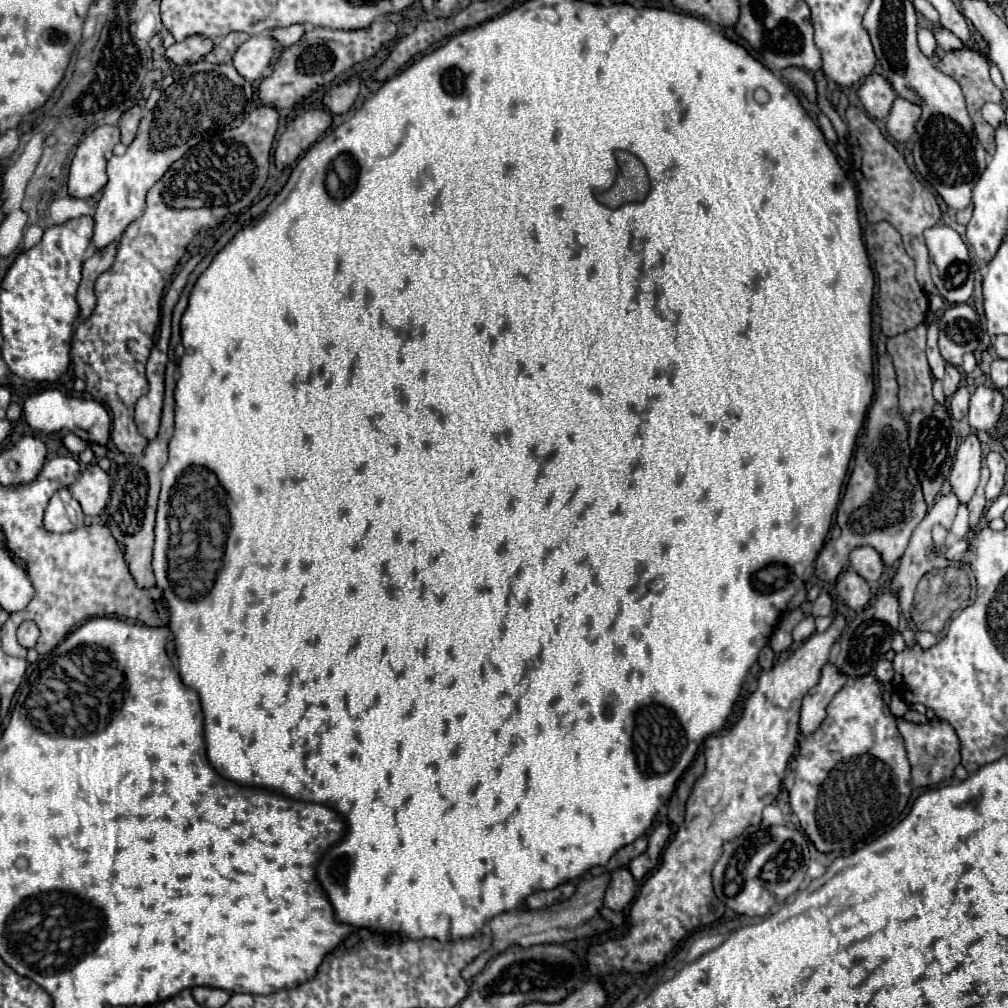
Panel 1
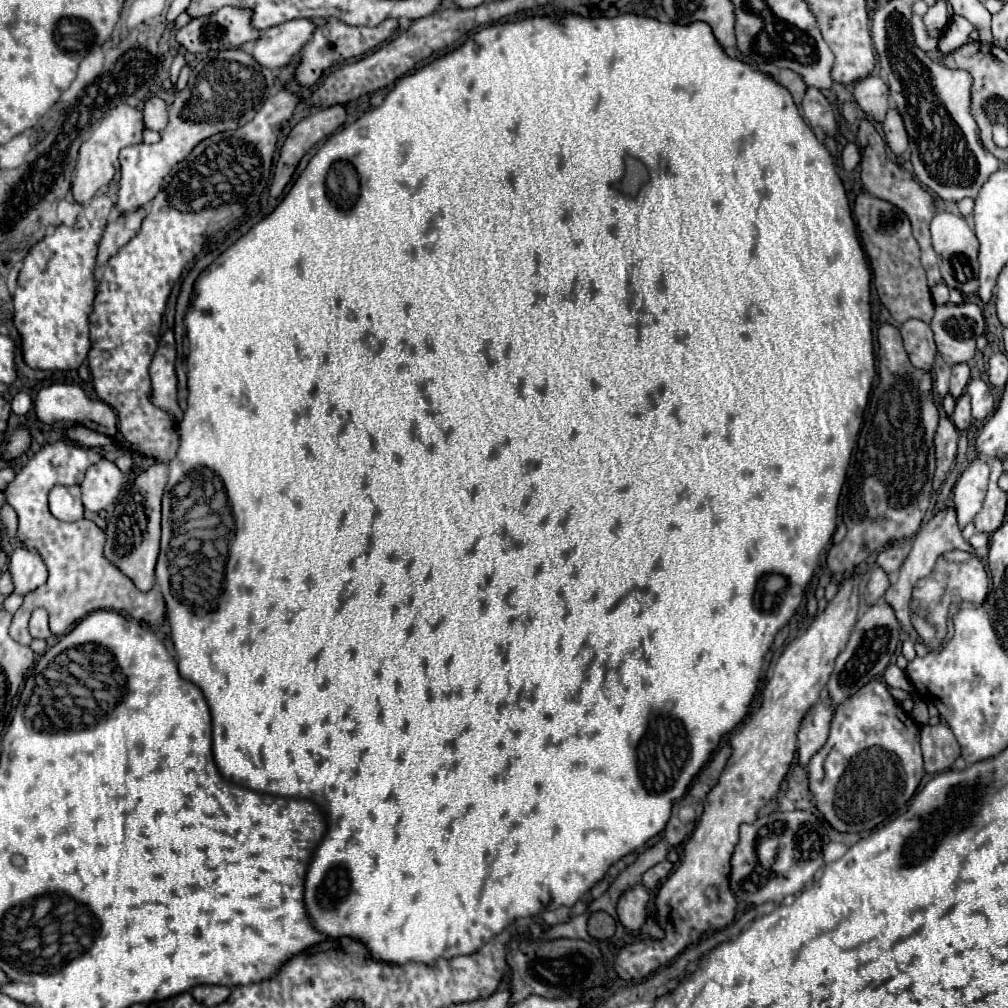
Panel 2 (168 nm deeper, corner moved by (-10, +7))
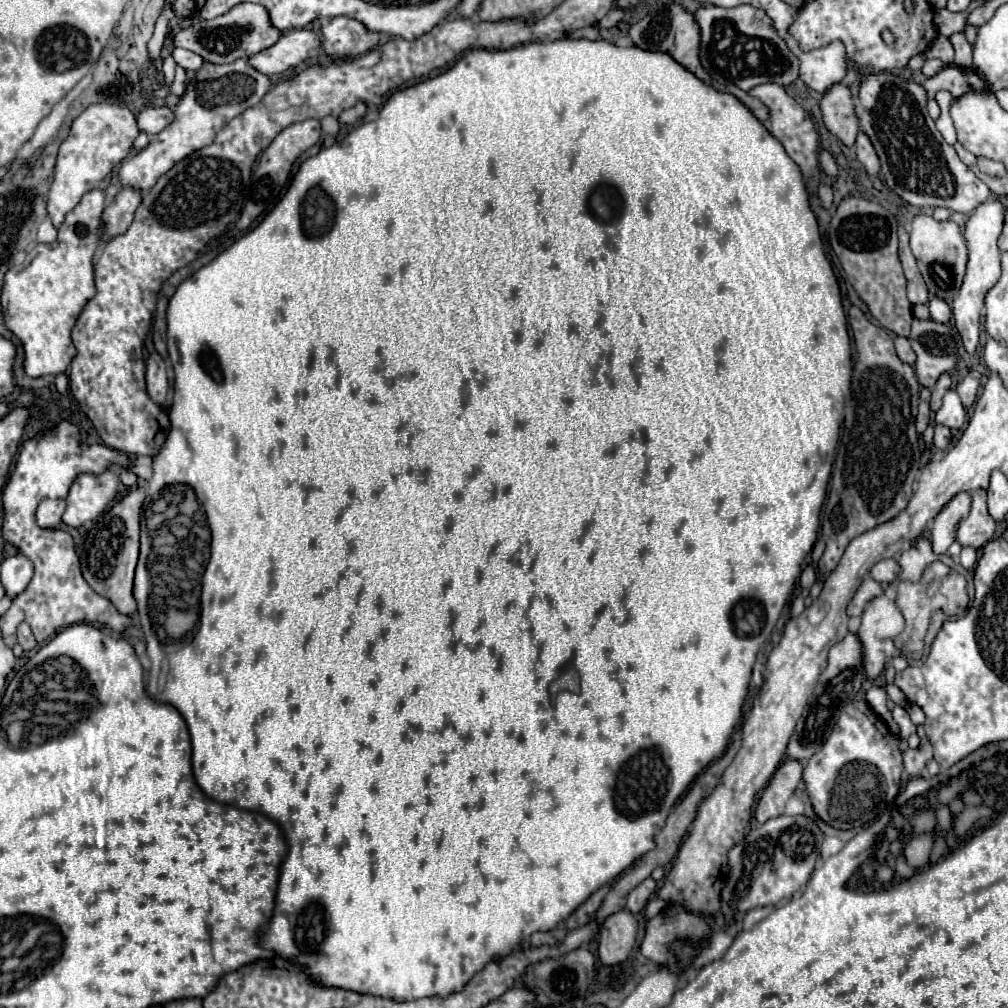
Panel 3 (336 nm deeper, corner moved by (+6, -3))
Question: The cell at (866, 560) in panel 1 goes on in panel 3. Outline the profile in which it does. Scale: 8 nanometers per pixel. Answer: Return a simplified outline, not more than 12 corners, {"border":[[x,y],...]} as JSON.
{"border":[[880,560],[870,570],[882,586],[898,578],[898,562]]}

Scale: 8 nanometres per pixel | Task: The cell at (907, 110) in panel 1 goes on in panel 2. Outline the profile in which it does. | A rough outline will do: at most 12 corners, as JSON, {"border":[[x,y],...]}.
{"border":[[894,108],[882,122],[884,140],[896,156],[908,148],[904,122]]}

